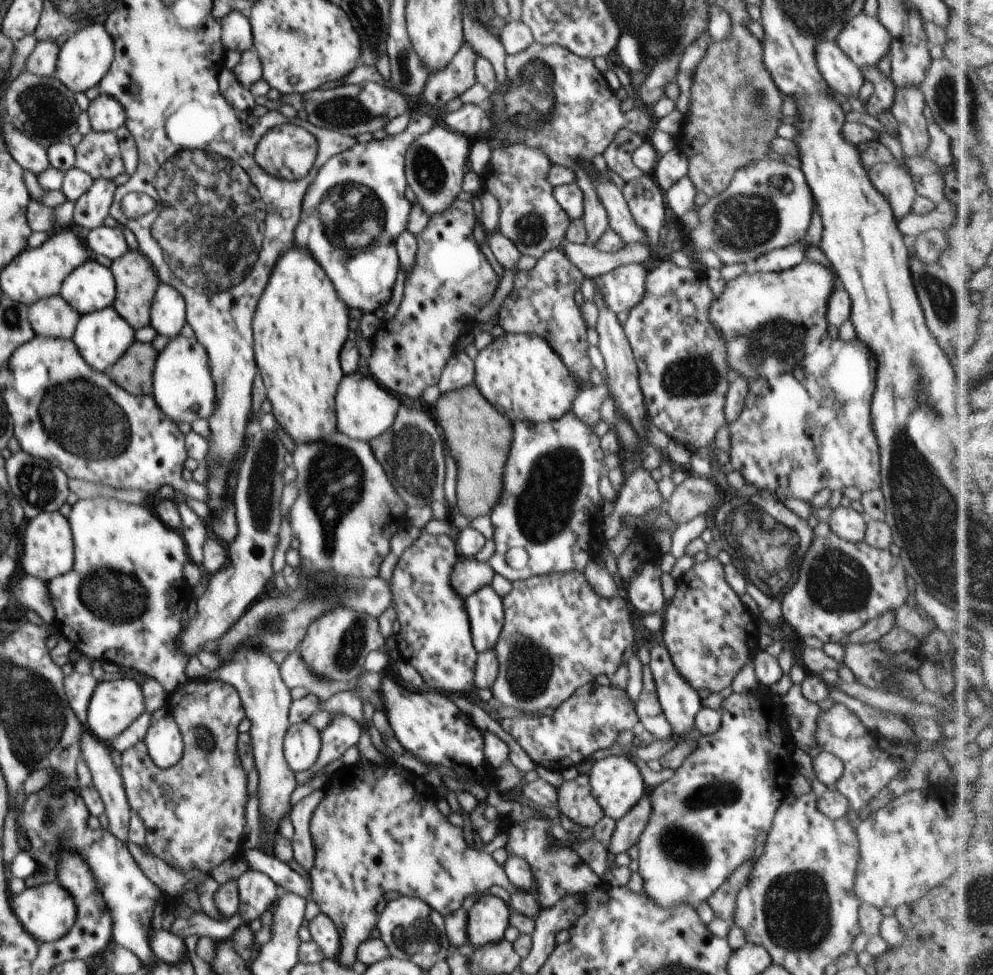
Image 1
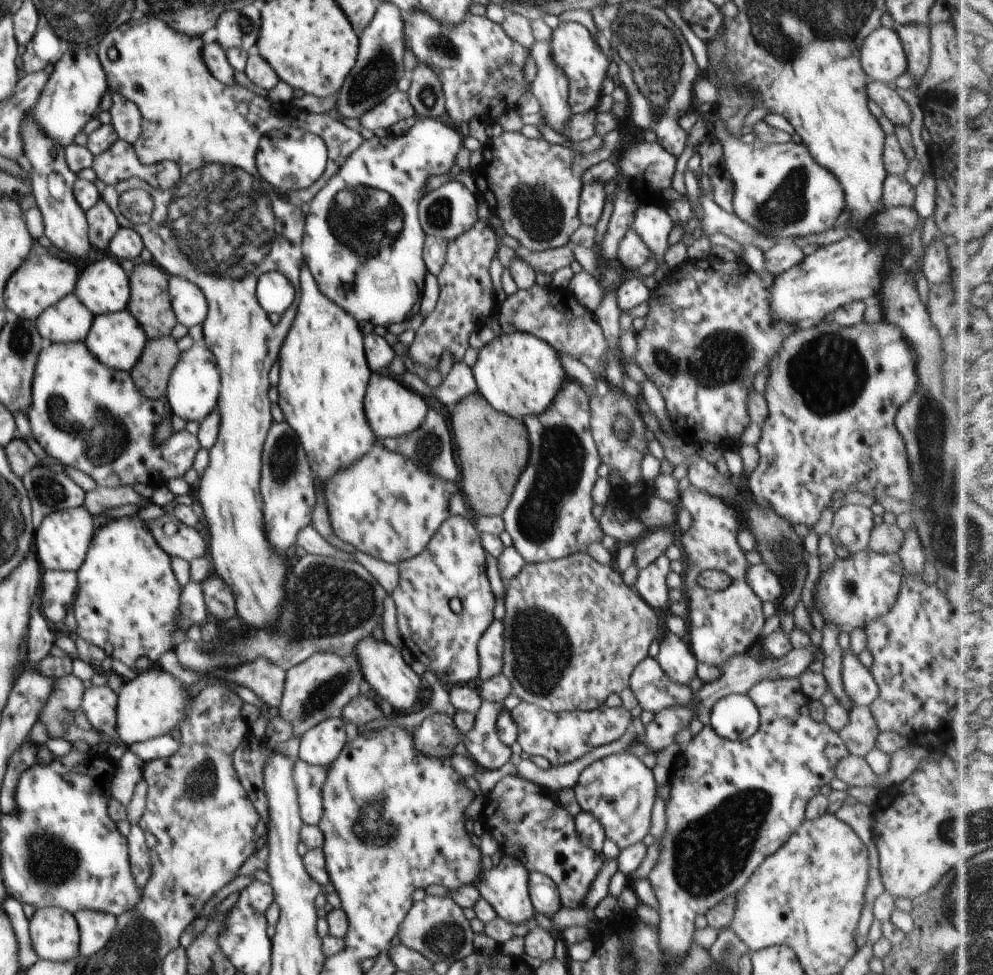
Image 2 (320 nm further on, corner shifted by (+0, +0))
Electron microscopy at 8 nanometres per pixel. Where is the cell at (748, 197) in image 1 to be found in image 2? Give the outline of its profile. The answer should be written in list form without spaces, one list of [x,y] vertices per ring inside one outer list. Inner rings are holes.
[[[704,103],[696,107],[715,126],[715,137],[722,143],[725,170],[733,180],[734,215],[777,240],[820,234],[834,226],[844,211],[845,192],[832,172],[814,160],[804,143],[744,143],[716,116],[714,106]]]

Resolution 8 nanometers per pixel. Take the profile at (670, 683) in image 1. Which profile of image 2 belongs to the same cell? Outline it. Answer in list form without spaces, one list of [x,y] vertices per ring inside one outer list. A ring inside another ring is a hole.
[[[668,633],[660,643],[660,652],[655,659],[671,681],[688,684],[696,675],[697,658],[688,639]]]

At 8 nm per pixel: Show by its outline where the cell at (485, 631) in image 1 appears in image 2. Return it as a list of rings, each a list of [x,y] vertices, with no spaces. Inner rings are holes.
[[[492,621],[478,641],[479,677],[483,682],[502,673],[504,627],[503,622]]]

